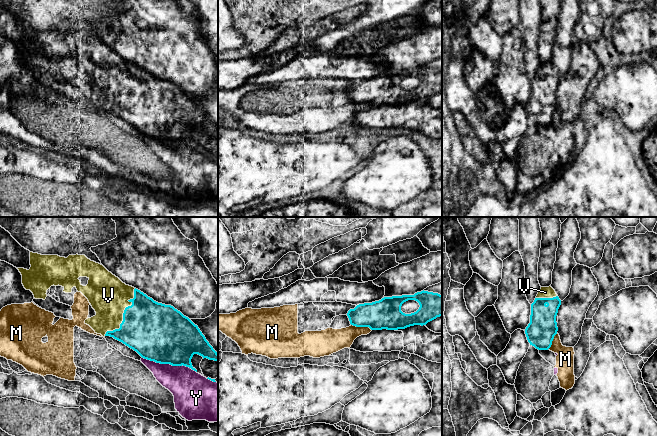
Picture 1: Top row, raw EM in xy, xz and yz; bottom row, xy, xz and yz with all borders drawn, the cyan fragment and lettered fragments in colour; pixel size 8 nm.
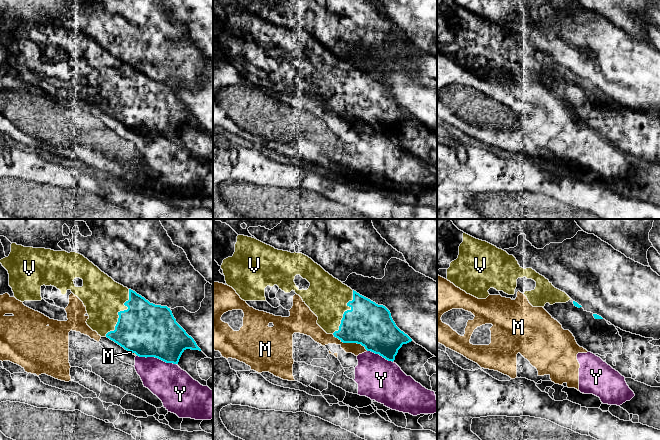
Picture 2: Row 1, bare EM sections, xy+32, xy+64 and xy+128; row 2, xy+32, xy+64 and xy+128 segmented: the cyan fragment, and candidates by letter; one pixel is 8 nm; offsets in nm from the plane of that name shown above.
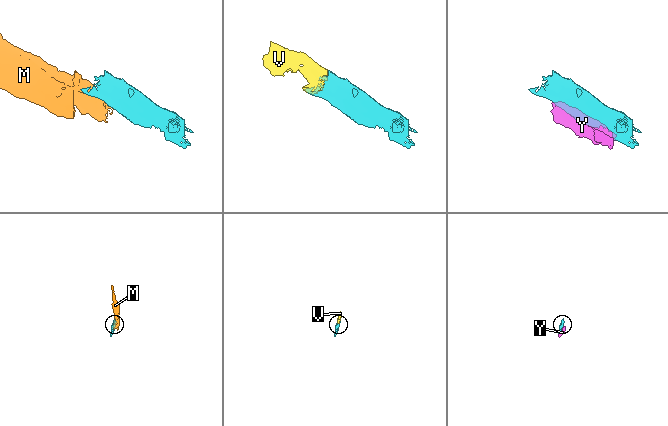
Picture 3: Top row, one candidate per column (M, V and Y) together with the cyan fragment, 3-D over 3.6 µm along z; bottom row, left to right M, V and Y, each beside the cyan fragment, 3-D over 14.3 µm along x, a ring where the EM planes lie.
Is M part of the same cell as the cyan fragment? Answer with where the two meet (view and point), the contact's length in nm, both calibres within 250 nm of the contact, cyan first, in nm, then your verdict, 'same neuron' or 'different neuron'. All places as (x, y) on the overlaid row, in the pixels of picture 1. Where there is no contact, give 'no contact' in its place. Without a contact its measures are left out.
contact xz (361, 326); length 180 nm; calibres 240 and 190 nm; different neuron

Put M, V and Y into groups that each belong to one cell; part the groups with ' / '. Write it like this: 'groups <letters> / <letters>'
groups M Y / V

